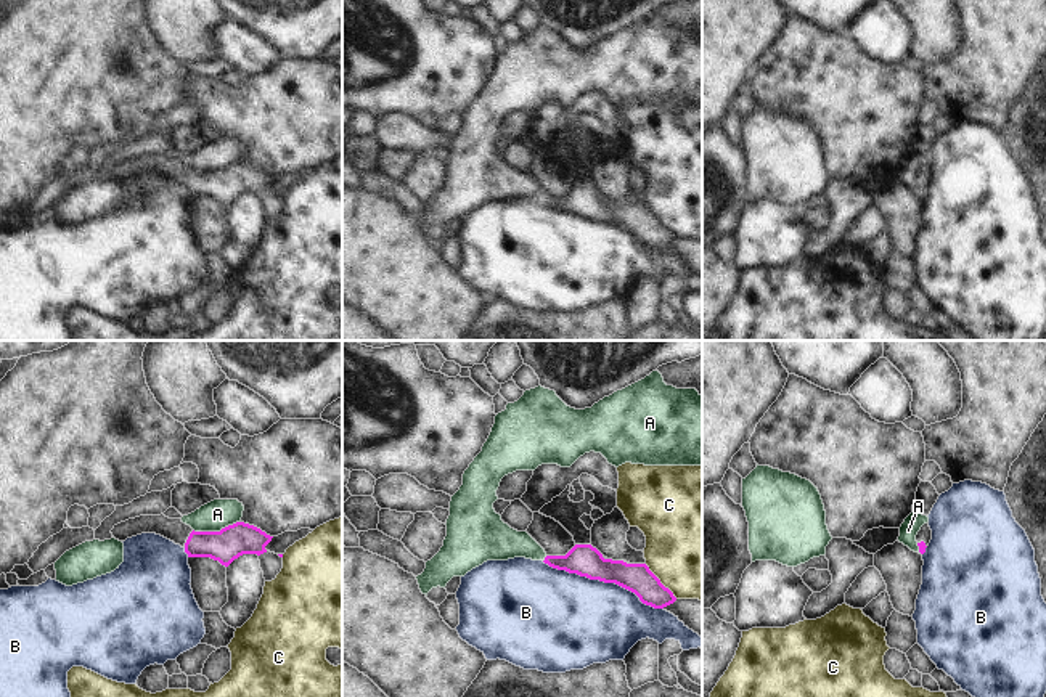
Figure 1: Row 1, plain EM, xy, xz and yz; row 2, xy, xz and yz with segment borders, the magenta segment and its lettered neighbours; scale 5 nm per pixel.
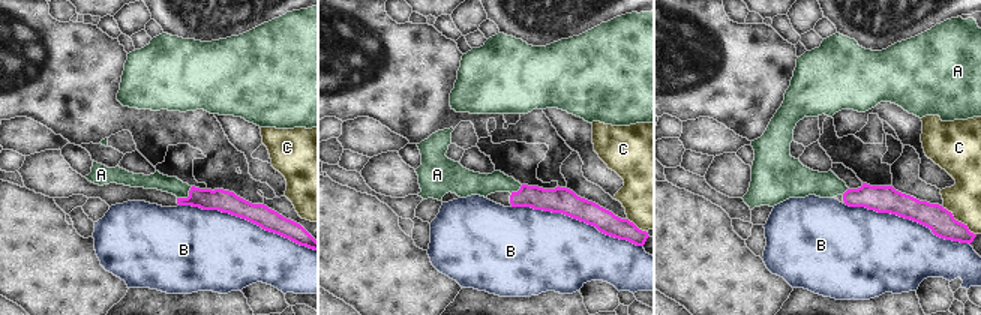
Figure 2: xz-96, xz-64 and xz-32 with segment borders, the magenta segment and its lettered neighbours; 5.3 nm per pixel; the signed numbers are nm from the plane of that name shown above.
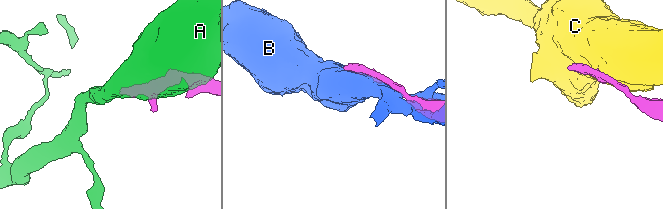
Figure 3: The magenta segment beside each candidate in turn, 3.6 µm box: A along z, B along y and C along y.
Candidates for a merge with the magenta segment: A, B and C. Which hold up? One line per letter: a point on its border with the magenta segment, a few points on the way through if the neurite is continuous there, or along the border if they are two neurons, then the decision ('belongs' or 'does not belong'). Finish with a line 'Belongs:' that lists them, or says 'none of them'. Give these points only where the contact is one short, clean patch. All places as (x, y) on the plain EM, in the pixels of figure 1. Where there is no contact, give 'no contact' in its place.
A: meets magenta in xy at (216, 172); does not belong
B: meets magenta in xz at (603, 220); does not belong
C: meets magenta in xz at (659, 222); border along xz (645, 204), (677, 238); does not belong
Belongs: none of them

